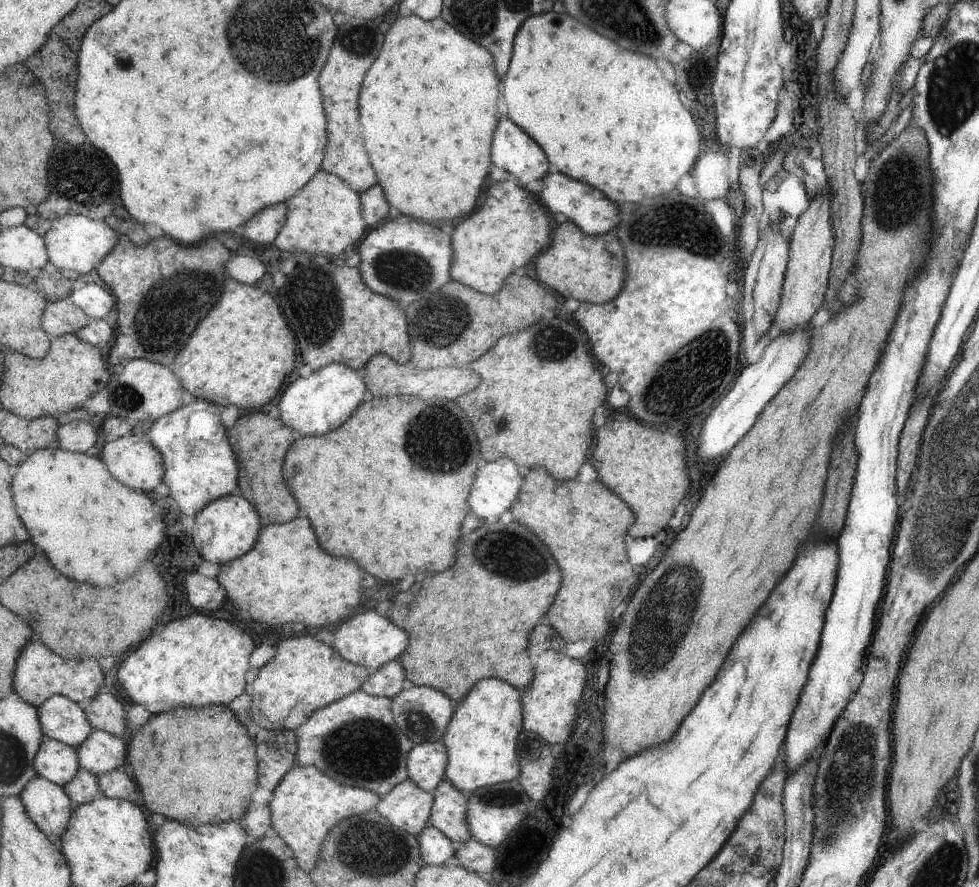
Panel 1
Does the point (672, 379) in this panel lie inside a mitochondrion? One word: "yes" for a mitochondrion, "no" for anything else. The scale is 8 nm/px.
yes

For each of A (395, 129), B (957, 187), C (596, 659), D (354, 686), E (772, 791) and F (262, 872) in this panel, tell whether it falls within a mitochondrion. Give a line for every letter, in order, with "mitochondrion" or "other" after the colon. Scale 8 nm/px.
A: other
B: other
C: other
D: other
E: other
F: mitochondrion

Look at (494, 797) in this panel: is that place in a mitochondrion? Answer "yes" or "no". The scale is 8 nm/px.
yes

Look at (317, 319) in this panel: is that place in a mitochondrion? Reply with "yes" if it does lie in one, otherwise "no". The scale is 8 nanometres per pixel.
yes

